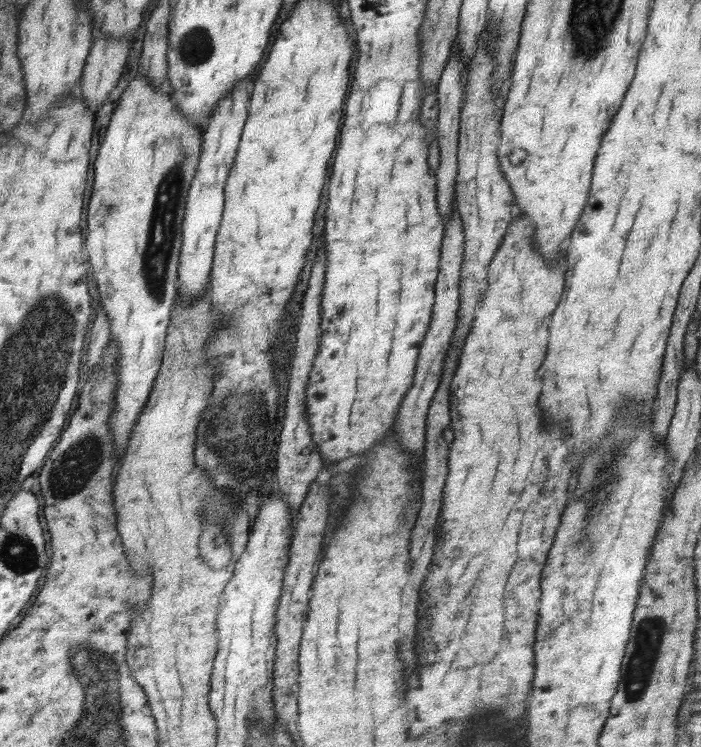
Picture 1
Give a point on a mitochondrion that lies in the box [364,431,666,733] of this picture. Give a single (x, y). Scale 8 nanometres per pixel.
(607, 475)

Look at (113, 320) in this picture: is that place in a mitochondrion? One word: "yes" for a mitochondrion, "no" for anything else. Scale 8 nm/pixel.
no

